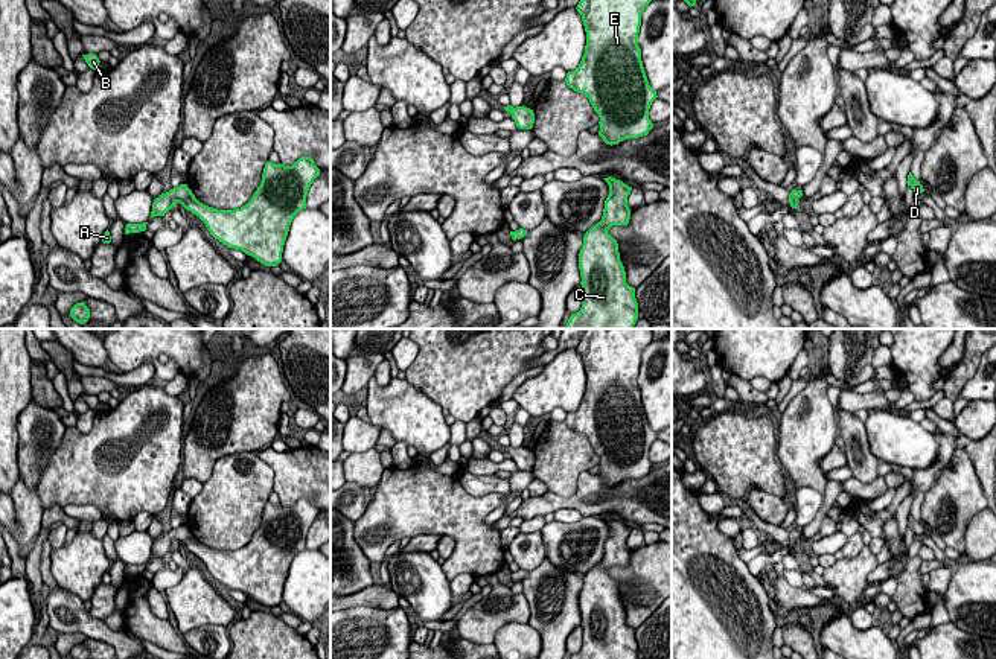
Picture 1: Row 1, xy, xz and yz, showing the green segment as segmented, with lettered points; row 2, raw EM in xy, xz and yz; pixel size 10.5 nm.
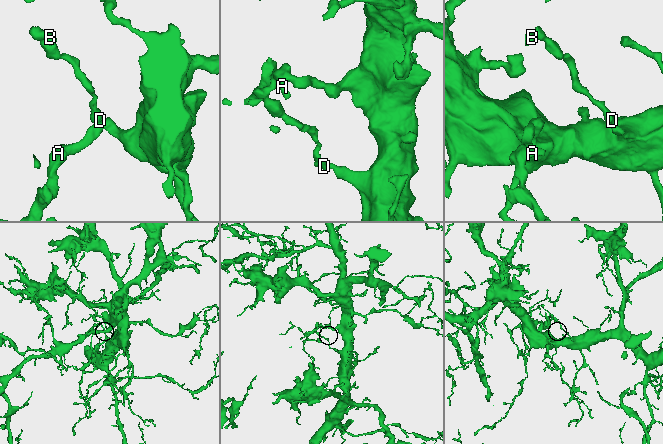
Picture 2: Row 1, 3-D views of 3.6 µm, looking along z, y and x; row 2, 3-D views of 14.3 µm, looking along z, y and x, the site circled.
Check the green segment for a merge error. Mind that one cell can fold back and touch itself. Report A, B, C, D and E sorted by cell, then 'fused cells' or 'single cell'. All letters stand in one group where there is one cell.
groups A B C D E; single cell

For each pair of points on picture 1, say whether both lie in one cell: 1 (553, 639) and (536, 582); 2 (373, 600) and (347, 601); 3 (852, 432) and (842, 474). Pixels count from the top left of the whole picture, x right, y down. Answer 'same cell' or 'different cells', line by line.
1: same cell
2: same cell
3: different cells

